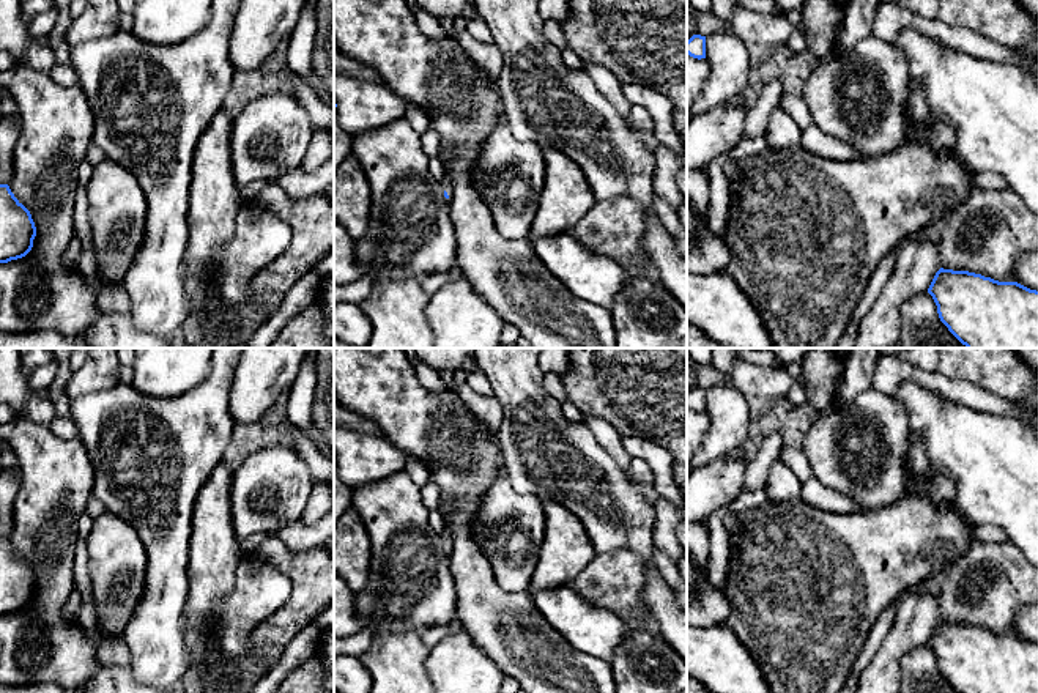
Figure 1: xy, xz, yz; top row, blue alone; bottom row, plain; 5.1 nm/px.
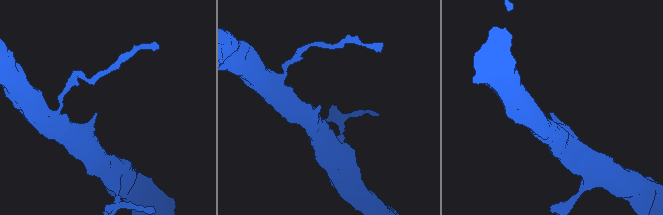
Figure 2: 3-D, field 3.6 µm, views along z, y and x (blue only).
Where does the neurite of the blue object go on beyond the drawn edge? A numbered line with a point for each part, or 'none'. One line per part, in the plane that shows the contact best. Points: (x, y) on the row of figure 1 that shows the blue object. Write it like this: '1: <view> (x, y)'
1: xz (446, 183)

